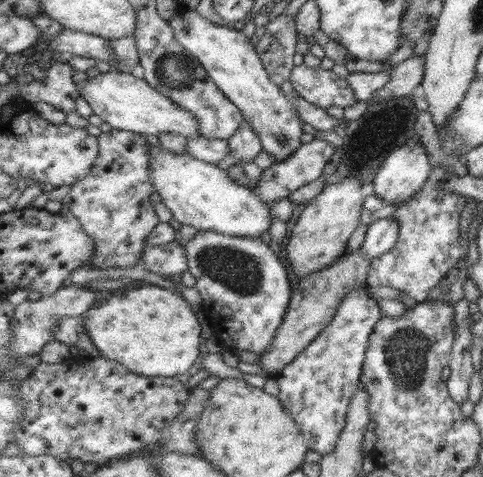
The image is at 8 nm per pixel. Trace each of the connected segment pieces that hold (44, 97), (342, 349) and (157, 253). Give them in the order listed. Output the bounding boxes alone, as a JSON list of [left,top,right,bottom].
[[18,56,79,113],[272,288,380,455],[141,242,187,275]]

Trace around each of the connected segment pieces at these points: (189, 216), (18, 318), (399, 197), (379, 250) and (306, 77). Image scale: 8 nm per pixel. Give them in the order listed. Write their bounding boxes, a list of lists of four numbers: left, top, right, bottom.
[[149,145,271,239],[9,283,97,355],[368,139,433,204],[359,219,399,259],[288,64,358,109]]

